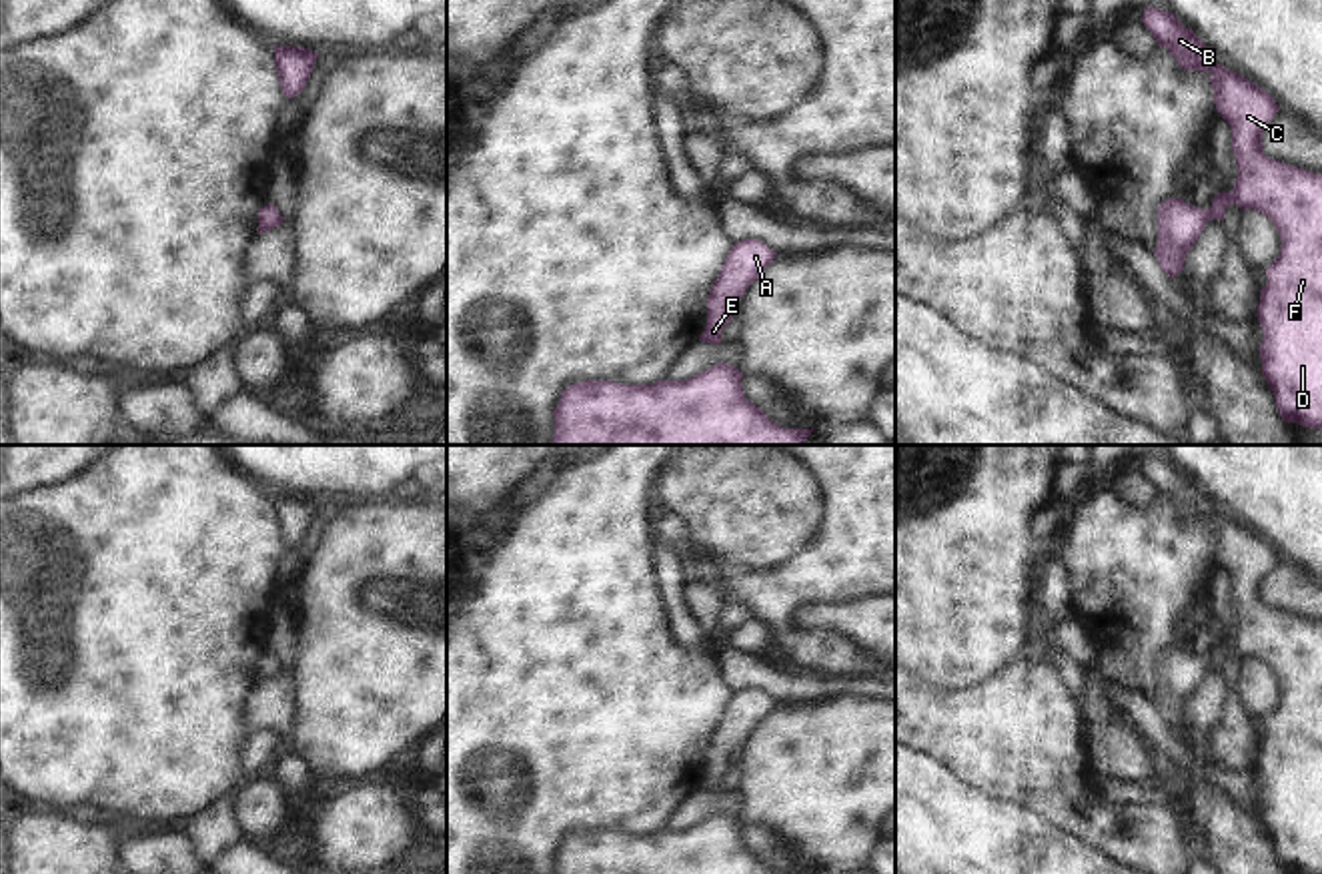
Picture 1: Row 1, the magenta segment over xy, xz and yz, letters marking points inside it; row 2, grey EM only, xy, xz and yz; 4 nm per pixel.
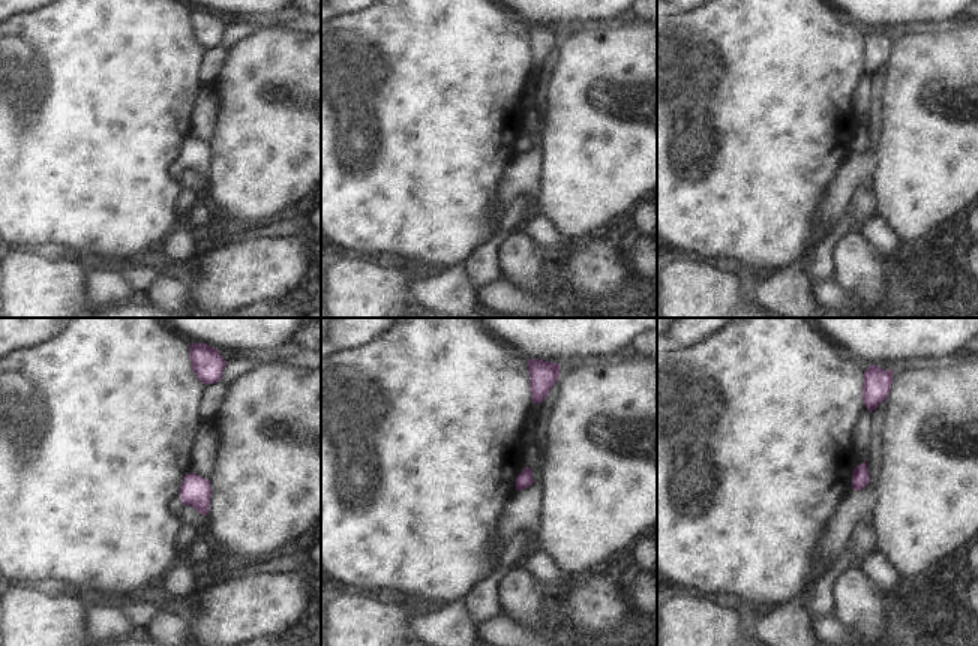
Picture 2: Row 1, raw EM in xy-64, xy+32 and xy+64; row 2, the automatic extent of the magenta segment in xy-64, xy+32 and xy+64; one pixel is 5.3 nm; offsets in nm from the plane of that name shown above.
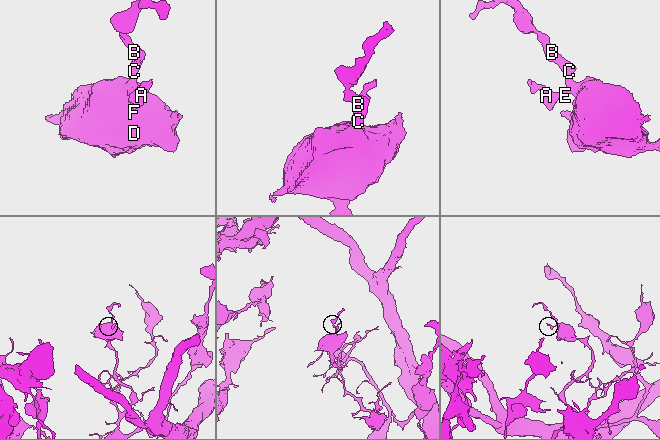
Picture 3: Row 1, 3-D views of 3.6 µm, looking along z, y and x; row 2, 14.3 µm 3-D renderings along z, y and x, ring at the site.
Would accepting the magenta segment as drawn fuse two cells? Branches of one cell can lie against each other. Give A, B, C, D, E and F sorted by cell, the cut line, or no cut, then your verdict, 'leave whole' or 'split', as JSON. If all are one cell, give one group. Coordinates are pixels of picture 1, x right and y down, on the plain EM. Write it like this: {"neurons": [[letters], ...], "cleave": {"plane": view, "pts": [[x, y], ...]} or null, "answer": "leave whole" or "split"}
{"neurons": [["A", "B", "C", "D", "E", "F"]], "cleave": null, "answer": "leave whole"}

